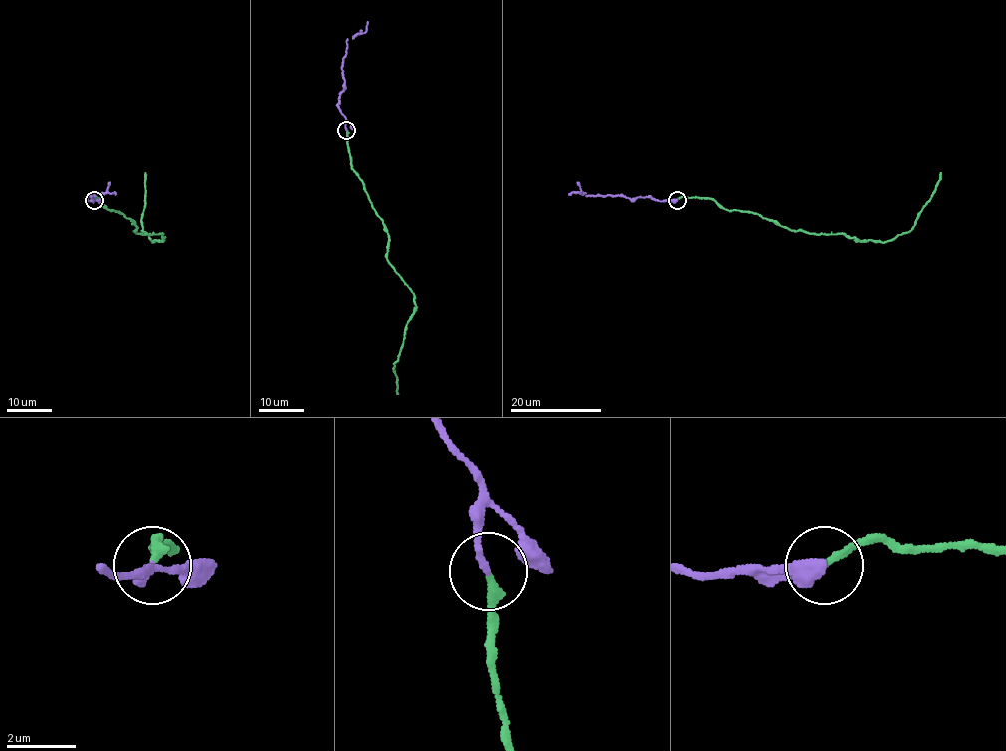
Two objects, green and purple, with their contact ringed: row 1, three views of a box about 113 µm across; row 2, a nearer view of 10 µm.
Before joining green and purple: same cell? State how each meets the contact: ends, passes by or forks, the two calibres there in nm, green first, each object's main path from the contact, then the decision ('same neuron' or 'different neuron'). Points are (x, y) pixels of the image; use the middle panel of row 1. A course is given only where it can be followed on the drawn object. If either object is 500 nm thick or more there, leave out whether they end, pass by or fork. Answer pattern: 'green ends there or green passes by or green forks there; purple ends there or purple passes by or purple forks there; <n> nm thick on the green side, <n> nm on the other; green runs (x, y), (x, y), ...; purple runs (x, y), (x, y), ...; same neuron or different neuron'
green ends there; purple ends there; 240 nm thick on the green side, 190 nm on the other; green runs (346, 130), (351, 166), (388, 235), (387, 261), (414, 296), (417, 308), (408, 322), (394, 364), (397, 394); purple runs (346, 130), (345, 116), (338, 107), (344, 88), (342, 63), (346, 40), (365, 31), (368, 22); different neuron

